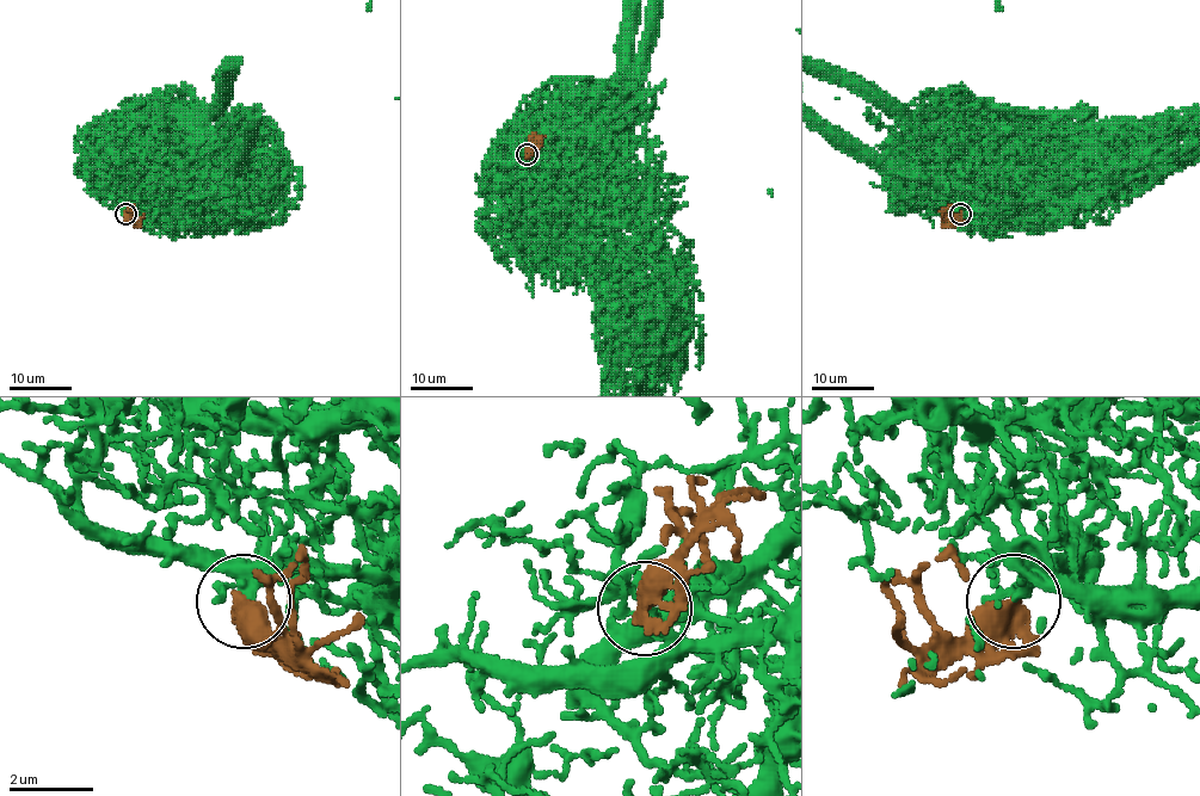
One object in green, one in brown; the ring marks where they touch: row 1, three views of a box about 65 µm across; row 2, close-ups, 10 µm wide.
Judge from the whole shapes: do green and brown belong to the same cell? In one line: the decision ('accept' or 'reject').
accept

